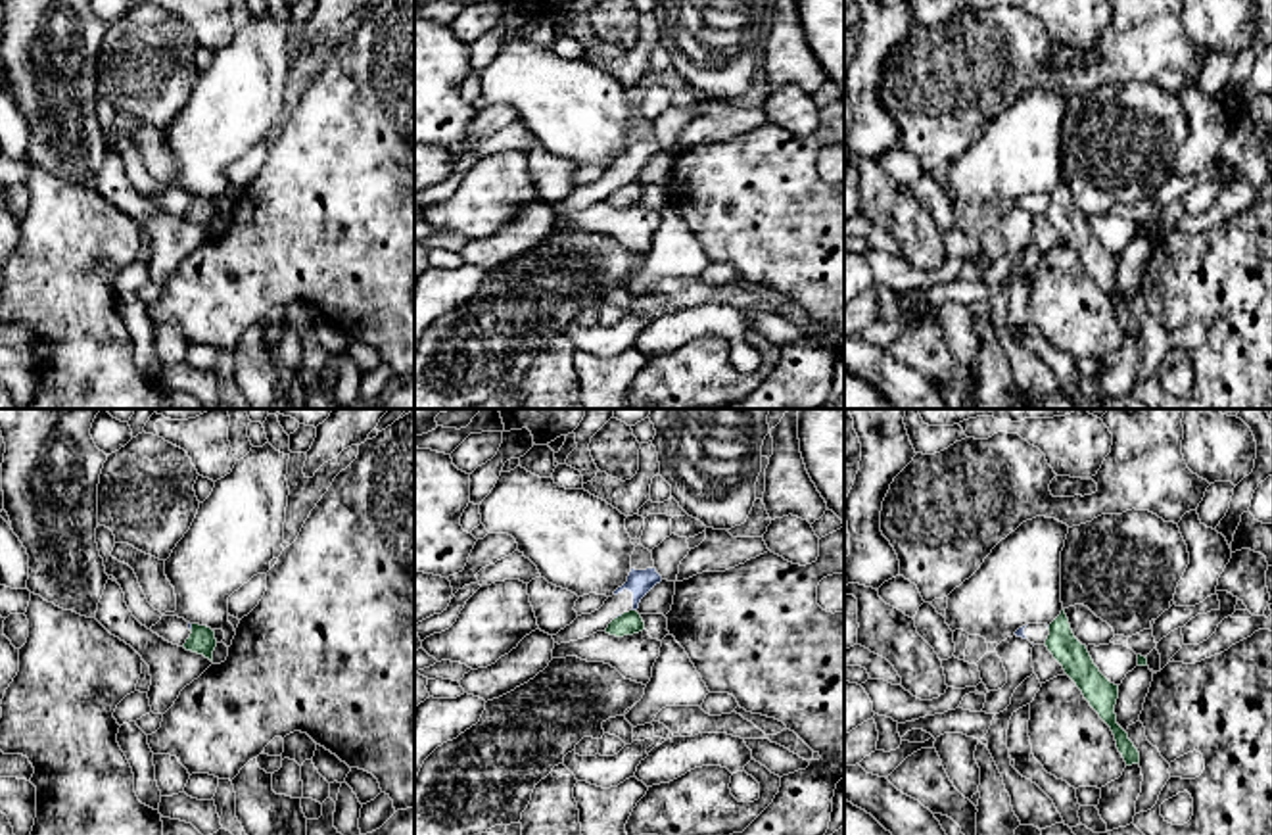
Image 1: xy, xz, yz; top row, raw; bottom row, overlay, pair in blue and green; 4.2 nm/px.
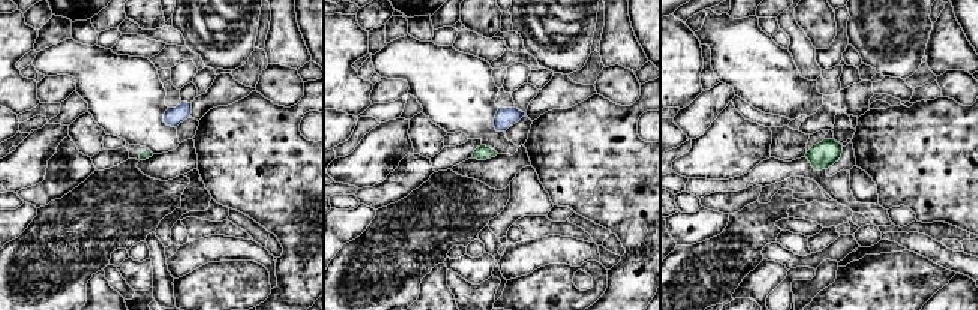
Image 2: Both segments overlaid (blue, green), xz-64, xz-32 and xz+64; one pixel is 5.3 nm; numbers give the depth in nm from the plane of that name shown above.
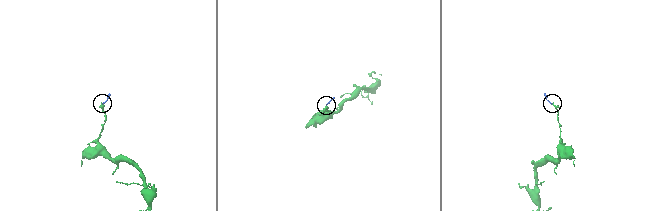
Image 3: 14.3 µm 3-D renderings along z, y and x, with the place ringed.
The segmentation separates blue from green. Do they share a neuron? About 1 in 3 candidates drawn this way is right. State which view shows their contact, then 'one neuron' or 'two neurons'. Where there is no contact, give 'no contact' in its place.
xz | two neurons

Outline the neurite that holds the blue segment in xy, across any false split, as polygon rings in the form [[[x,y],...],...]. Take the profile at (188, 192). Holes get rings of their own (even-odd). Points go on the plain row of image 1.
[[[161,186],[161,190],[152,196],[152,202],[163,207],[165,211],[182,217],[190,207],[192,194],[178,186]]]

